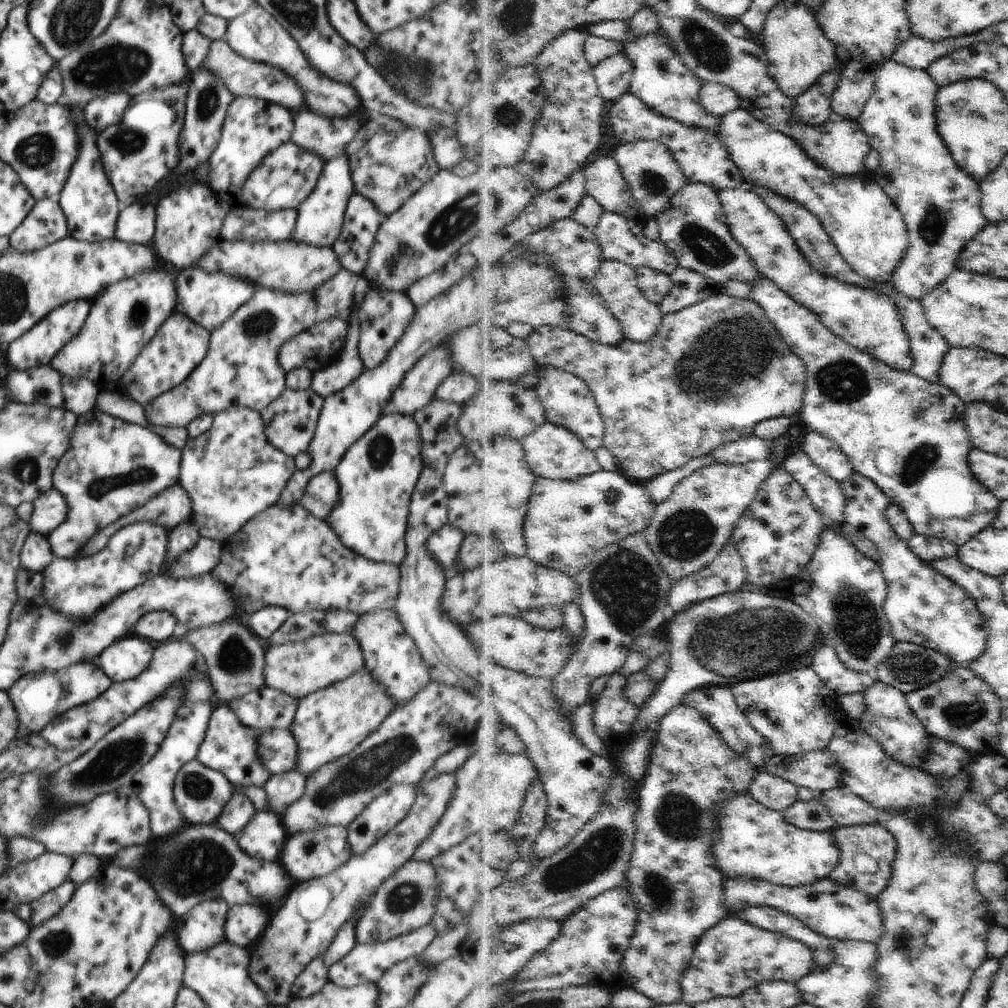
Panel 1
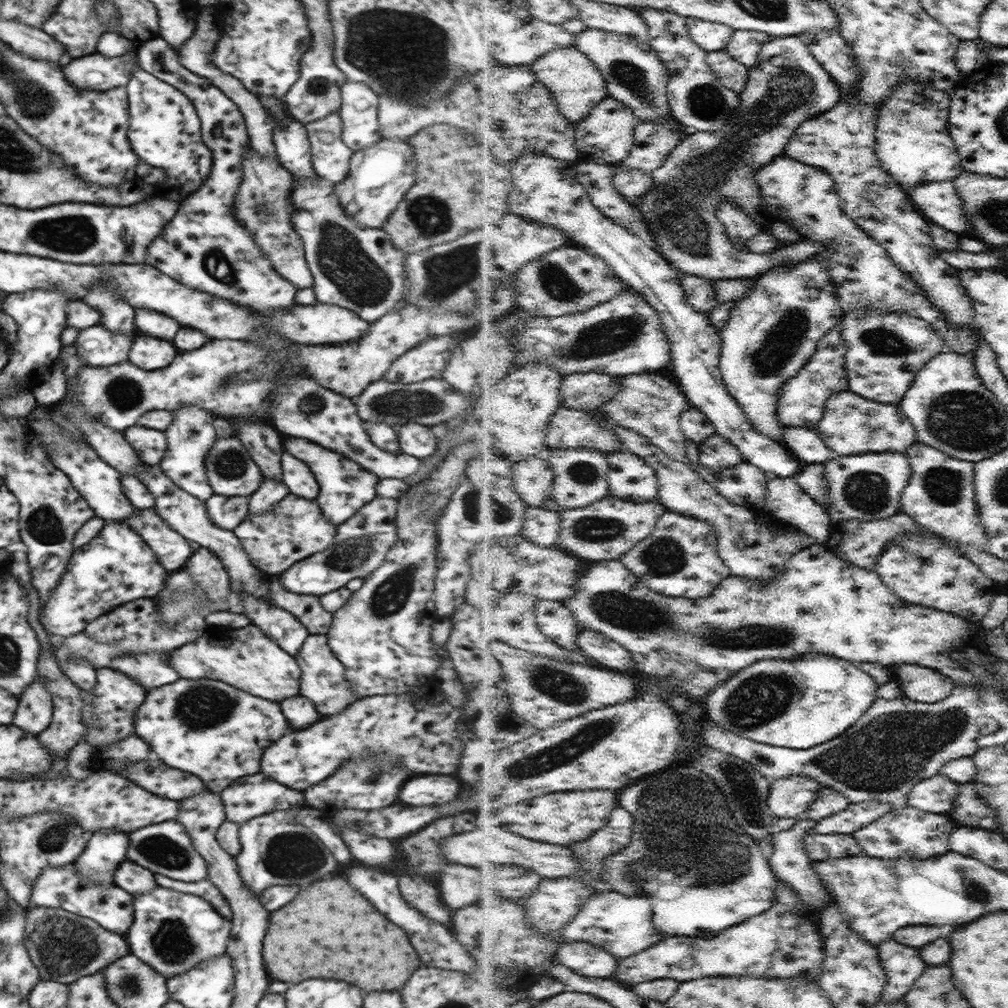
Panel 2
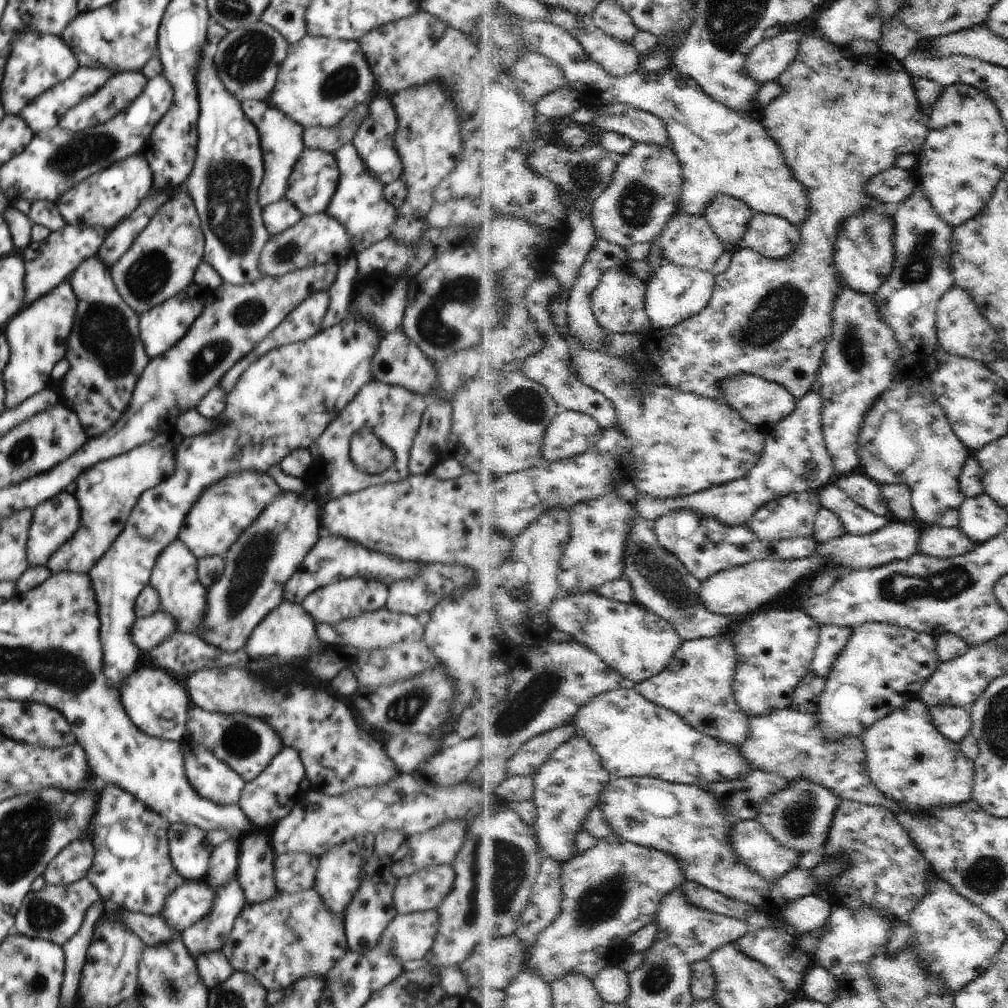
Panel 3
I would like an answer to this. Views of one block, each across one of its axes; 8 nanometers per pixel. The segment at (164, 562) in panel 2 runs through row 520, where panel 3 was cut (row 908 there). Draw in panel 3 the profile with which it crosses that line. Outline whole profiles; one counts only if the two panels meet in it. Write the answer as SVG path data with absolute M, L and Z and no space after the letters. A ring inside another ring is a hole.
M101 784L101 792L95 815L92 817L93 844L95 855L86 878L93 884L105 903L135 912L160 915L167 898L185 884L185 878L176 870L169 853L169 822L155 810L146 806L133 794L119 786Z

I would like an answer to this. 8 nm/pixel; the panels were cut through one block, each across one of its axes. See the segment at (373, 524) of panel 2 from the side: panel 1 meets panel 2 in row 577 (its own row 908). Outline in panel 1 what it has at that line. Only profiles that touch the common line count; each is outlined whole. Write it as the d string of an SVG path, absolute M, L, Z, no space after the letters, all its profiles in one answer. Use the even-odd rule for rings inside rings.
M455 774L422 780L416 785L416 800L408 814L364 854L353 854L348 862L330 874L295 882L294 887L289 889L276 918L272 920L274 924L270 924L249 952L248 978L252 978L252 982L268 994L272 1004L287 1006L292 1001L291 986L308 962L326 953L338 930L350 918L360 920L380 884L413 858L416 848L432 834L434 826L444 816L456 788L456 780Z

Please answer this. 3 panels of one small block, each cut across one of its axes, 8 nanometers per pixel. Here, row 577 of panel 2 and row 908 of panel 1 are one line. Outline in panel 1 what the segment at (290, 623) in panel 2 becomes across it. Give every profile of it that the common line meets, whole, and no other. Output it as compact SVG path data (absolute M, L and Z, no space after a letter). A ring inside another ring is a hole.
M253 903L231 906L226 915L224 934L228 942L240 948L253 948L265 932L268 916Z

